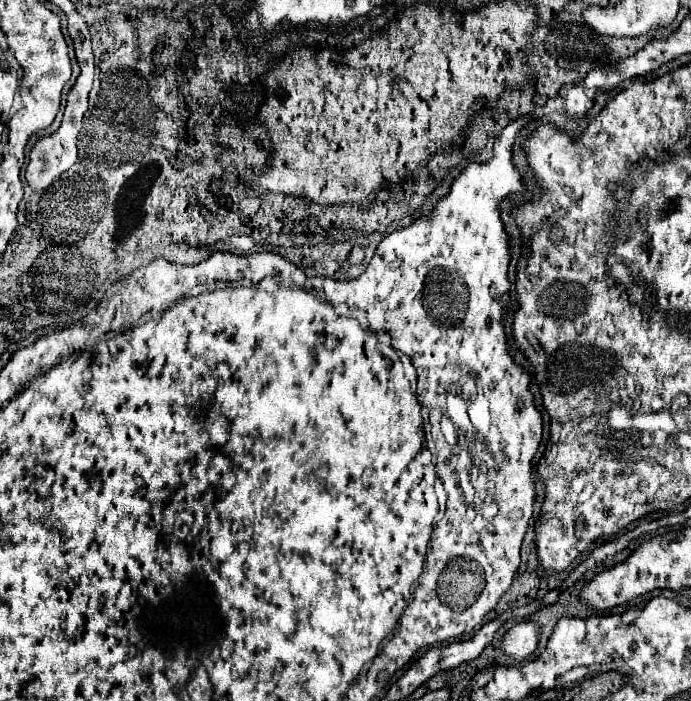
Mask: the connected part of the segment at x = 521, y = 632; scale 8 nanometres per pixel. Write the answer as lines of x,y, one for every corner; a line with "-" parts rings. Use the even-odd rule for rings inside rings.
516,623
502,641
502,651
514,661
524,661
538,645
538,631
534,623

